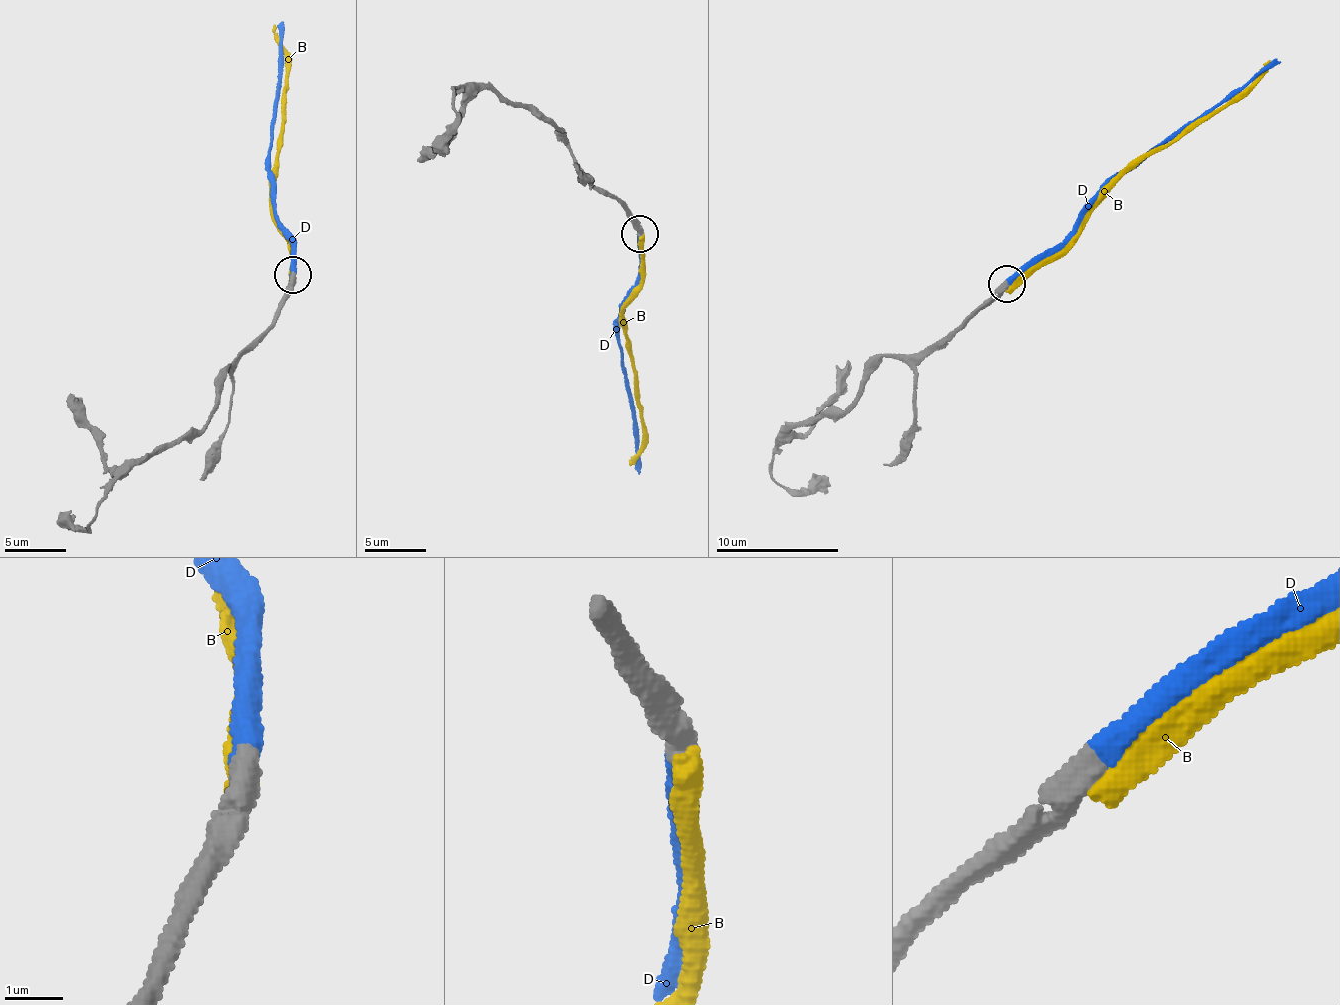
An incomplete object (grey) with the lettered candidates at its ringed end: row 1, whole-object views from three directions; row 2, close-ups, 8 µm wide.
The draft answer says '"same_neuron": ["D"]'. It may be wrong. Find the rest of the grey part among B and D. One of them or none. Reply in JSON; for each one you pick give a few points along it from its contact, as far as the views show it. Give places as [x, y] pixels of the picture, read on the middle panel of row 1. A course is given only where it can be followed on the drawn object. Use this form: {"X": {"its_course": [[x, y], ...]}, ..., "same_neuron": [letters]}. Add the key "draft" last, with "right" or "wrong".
{"D": {"its_course": [[641, 232], [639, 272], [624, 296], [616, 337], [634, 409], [641, 473]]}, "same_neuron": ["D"], "draft": "right"}

